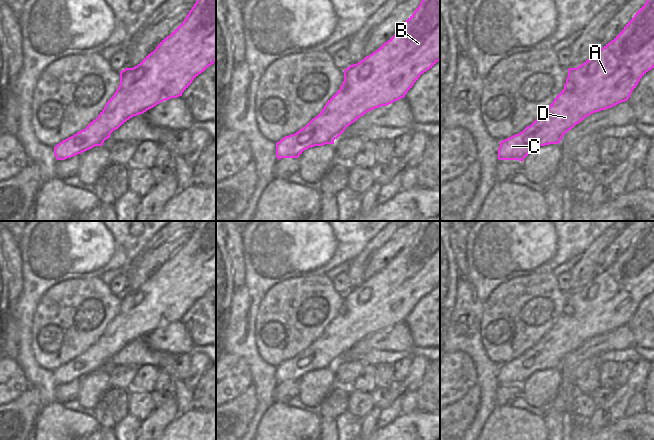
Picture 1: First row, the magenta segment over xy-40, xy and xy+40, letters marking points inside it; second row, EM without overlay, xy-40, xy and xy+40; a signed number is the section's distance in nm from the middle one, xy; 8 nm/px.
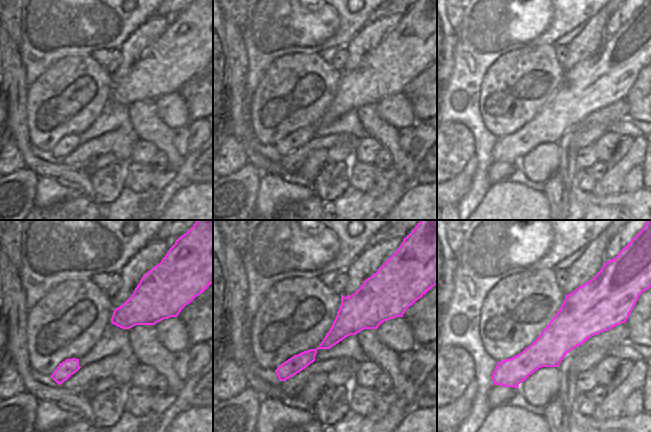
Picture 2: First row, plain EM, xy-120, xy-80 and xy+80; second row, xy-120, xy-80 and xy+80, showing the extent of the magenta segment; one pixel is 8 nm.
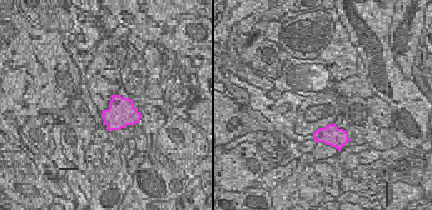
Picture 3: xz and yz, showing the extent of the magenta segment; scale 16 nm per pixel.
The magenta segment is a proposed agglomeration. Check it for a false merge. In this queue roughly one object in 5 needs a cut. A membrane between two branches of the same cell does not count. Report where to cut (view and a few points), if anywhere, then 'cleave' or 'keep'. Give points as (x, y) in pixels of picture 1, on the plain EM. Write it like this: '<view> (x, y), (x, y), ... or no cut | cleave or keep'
no cut | keep

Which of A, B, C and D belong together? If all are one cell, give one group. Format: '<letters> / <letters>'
A B C D

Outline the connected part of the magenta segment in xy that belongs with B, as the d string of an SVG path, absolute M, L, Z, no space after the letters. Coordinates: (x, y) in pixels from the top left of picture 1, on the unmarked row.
M423 221L414 237L398 252L396 257L375 276L357 288L344 294L344 305L340 313L328 324L322 335L295 358L285 360L276 367L276 381L298 382L304 374L314 370L334 368L345 353L367 336L387 330L401 322L412 312L421 298L440 284L440 221Z

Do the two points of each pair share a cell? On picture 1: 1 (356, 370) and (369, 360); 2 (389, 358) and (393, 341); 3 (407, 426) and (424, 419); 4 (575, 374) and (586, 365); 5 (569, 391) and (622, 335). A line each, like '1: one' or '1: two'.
1: two
2: two
3: one
4: one
5: one

